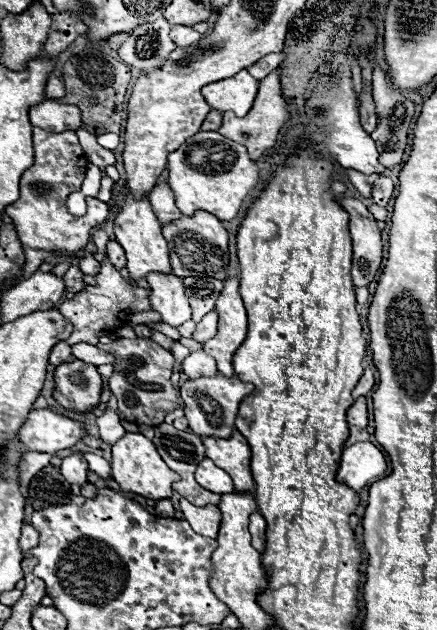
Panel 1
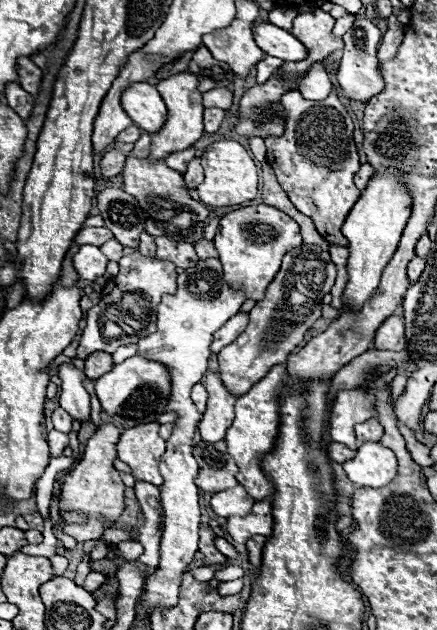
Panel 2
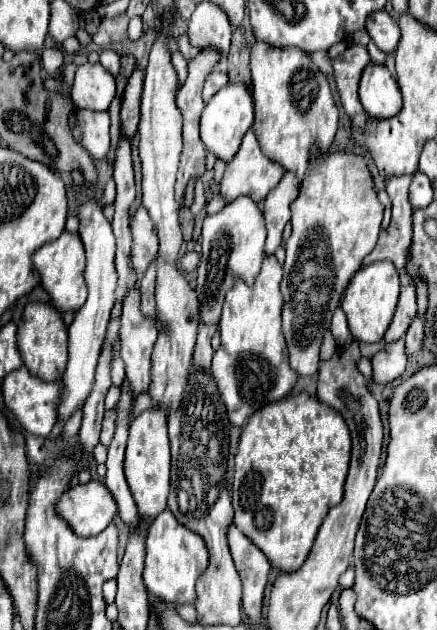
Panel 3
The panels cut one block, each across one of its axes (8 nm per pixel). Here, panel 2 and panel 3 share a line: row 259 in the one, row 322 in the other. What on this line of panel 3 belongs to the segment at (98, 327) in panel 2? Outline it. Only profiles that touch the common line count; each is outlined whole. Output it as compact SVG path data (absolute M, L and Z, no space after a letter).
M130 290L122 308L122 360L126 362L126 380L132 384L134 396L148 392L152 370L152 348L158 336L156 320L148 320L140 314L140 294Z

